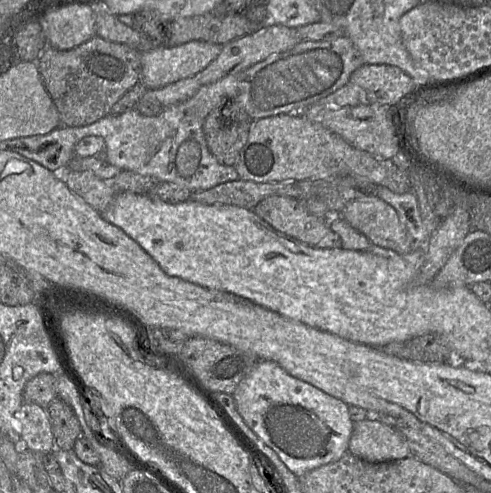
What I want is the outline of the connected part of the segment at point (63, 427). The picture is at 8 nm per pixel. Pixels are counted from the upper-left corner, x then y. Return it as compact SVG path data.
M56 397L50 402L47 411L55 438L55 448L72 450L75 441L82 435L80 422L73 409Z

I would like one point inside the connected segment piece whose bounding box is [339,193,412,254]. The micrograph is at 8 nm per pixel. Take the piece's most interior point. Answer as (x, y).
(370, 215)

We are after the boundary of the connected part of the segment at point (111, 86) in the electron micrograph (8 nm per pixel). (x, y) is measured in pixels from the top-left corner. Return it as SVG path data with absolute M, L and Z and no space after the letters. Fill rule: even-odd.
M94 36L70 50L48 47L37 65L60 120L68 127L92 124L107 116L112 106L141 81L142 52L126 44Z

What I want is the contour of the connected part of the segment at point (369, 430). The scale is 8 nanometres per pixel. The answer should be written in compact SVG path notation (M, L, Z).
M374 418L354 422L348 452L368 463L398 460L411 455L407 443L396 431Z

